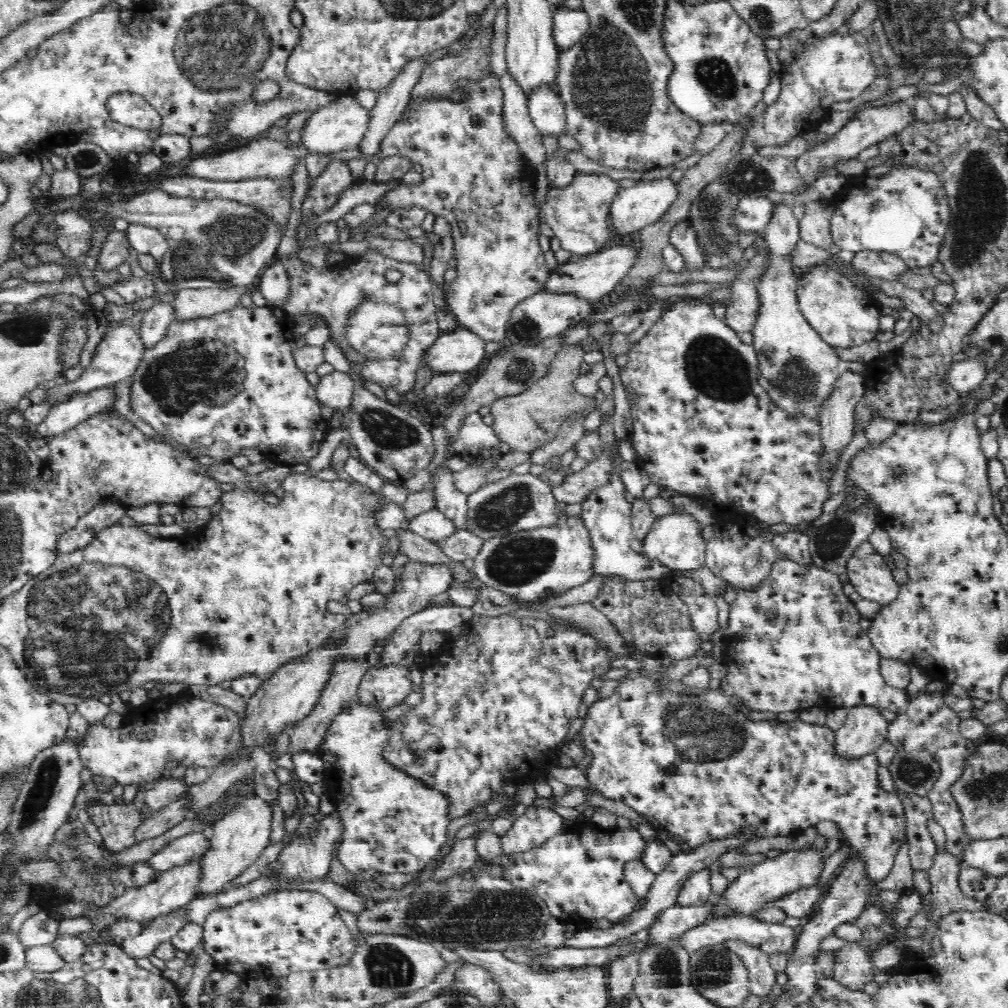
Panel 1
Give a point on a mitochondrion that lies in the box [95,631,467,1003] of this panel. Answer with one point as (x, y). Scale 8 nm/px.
(387, 968)

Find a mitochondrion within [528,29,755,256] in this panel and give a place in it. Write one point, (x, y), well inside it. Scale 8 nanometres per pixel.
(715, 74)

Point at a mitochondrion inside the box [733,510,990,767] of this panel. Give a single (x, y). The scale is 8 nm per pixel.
(833, 536)

